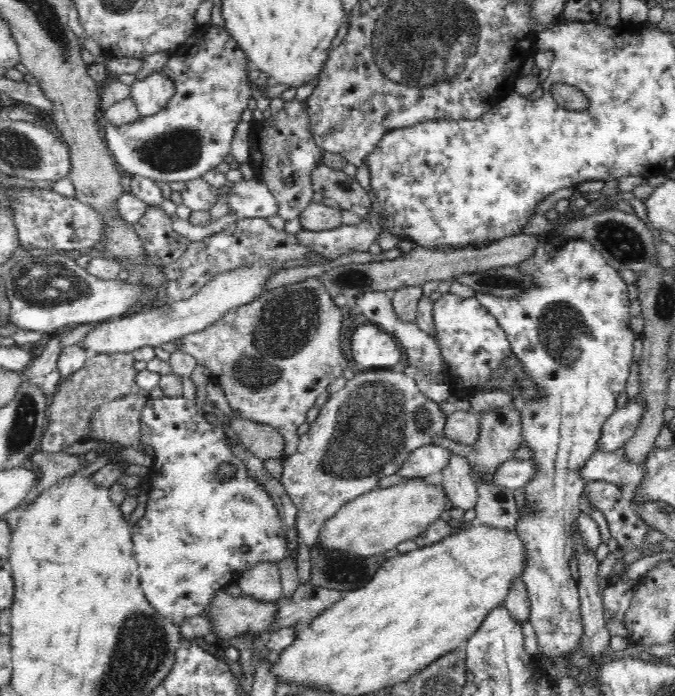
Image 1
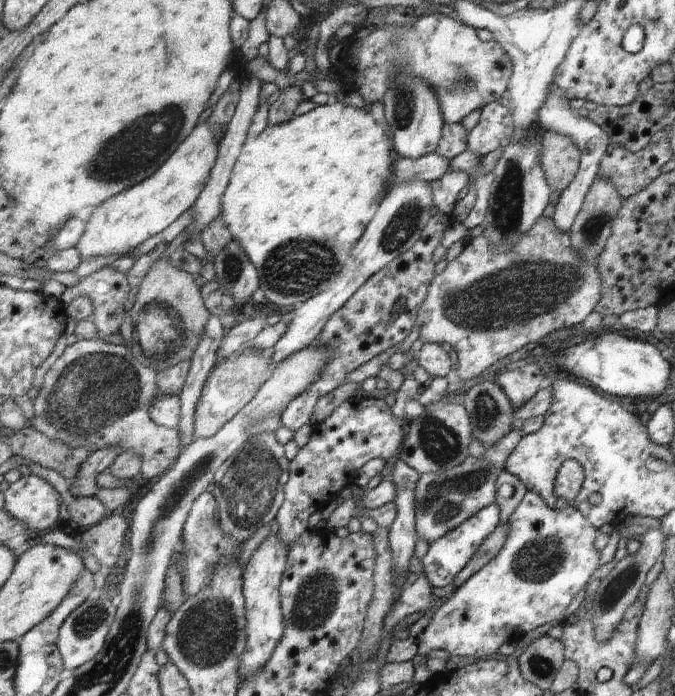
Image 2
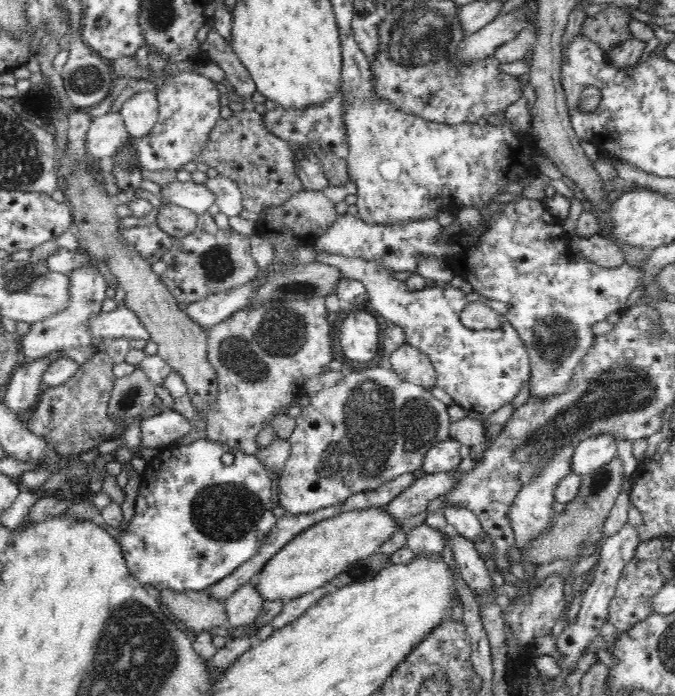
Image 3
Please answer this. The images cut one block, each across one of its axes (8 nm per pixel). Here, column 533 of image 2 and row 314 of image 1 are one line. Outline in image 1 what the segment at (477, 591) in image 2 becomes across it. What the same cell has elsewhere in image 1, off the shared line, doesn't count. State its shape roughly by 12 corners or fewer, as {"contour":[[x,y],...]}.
{"contour":[[534,236],[516,298],[476,292],[538,384],[516,532],[540,654],[584,636],[582,468],[632,366],[618,270]]}

